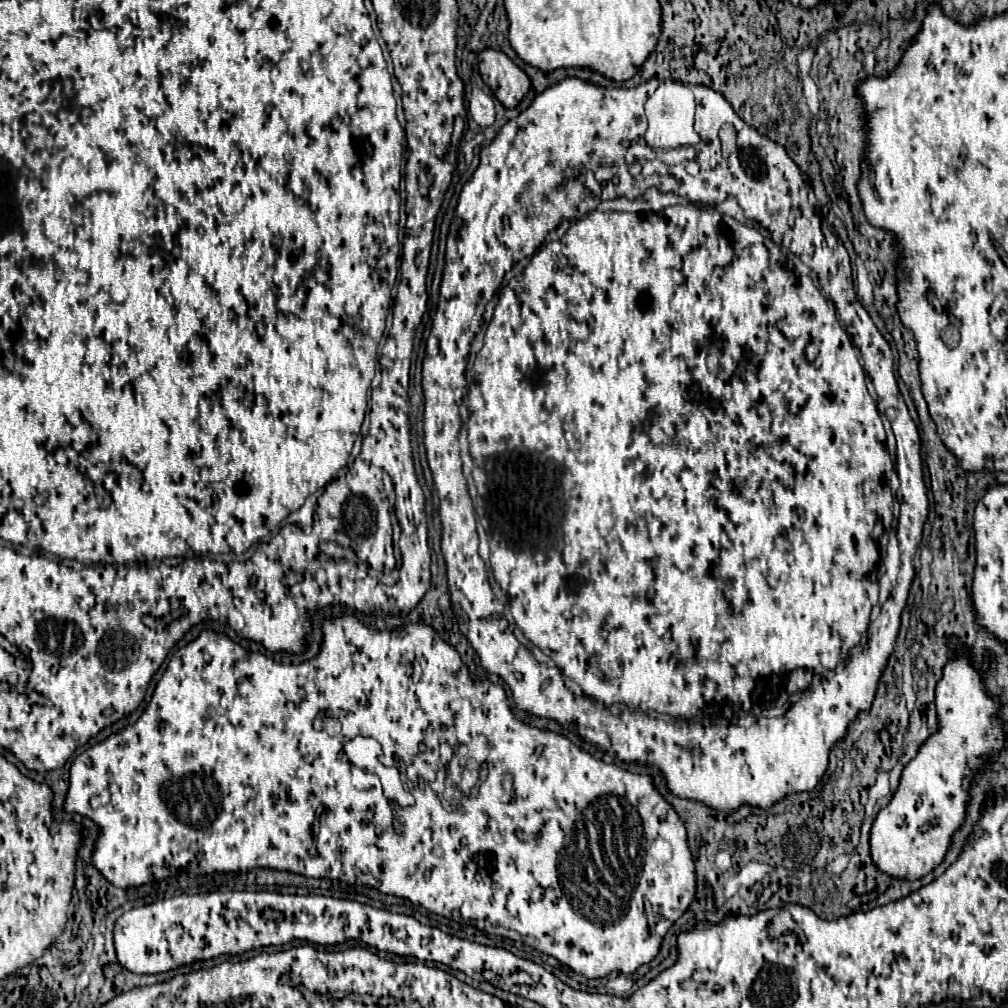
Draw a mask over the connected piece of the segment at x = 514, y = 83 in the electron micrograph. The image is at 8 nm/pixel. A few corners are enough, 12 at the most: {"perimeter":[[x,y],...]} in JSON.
{"perimeter":[[499,50],[479,54],[479,74],[505,108],[531,88]]}

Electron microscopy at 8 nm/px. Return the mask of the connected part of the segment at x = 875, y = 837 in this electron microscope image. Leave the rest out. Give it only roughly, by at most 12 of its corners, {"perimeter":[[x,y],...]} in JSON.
{"perimeter":[[969,658],[943,668],[941,728],[871,828],[879,872],[919,880],[1003,748]]}

